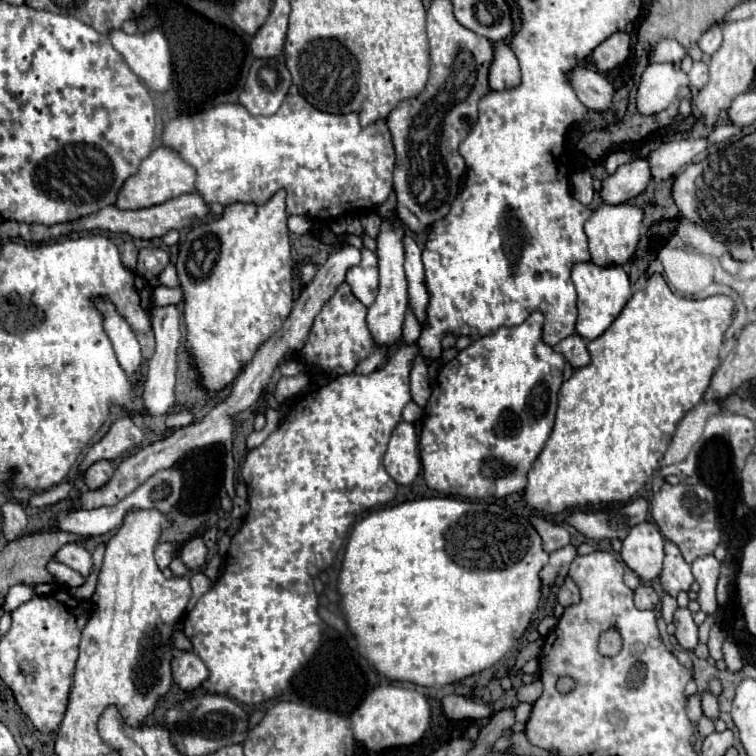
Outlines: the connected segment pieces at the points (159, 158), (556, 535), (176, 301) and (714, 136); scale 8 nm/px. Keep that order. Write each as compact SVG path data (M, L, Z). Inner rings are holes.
M160 146L156 148L146 160L142 160L140 164L140 172L134 174L132 178L126 180L126 184L122 186L116 206L122 210L140 210L140 208L148 208L148 206L156 206L156 204L164 204L180 194L188 194L194 192L194 184L196 184L196 170L186 164L176 150L168 148L168 146Z
M540 516L532 518L530 522L532 522L532 526L536 528L536 532L540 534L542 542L544 542L544 550L546 550L548 554L554 552L554 550L564 548L564 546L570 542L570 534L568 534L562 526L554 524L554 522L548 522L548 520L540 518Z
M156 286L152 292L152 304L154 304L154 308L162 308L168 304L180 306L182 304L182 290L180 288L168 288L168 286Z
M726 124L724 126L714 126L712 132L708 134L708 142L710 144L718 144L722 140L728 140L728 138L736 136L736 134L740 134L738 126L726 126Z

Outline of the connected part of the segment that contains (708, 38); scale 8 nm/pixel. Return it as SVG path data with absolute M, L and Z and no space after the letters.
M712 24L704 34L702 38L698 40L698 46L702 48L704 54L712 54L720 48L722 44L722 30L720 30L720 24Z

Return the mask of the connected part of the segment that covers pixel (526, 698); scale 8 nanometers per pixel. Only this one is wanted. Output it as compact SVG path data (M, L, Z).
M536 680L536 682L528 684L528 686L520 686L516 698L518 698L520 702L528 702L528 704L532 704L540 694L542 694L542 682Z

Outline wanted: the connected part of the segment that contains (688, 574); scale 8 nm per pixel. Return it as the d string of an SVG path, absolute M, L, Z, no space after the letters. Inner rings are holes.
M670 540L664 544L664 568L660 572L660 582L670 596L676 596L682 590L690 590L694 582L690 564L682 558L682 552Z

